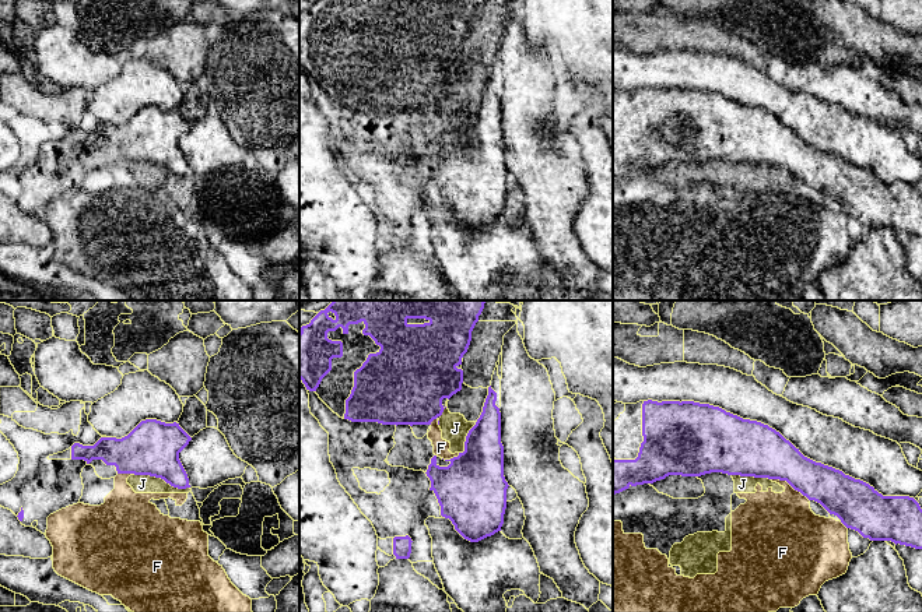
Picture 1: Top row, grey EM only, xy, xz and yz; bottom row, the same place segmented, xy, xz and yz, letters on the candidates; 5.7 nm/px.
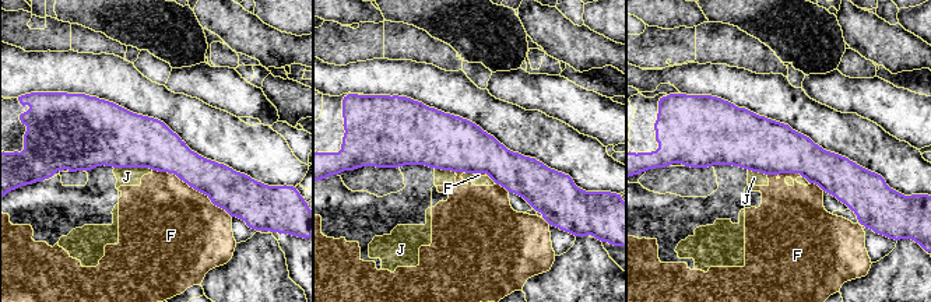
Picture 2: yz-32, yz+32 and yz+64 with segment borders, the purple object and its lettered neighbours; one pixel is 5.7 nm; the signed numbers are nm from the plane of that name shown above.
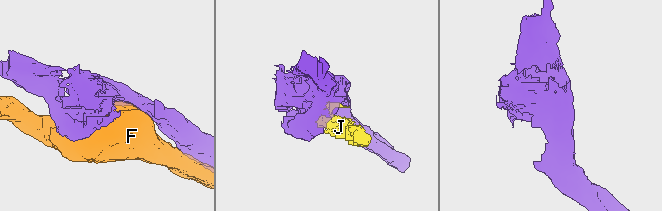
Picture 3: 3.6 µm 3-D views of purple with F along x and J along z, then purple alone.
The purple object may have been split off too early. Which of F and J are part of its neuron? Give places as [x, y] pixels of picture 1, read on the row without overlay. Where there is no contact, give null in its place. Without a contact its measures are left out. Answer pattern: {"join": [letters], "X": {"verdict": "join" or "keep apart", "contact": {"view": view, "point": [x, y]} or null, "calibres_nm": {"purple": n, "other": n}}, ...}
{"join": [], "F": {"verdict": "keep apart", "contact": {"view": "yz", "point": [791, 172]}, "calibres_nm": {"purple": 280, "other": 400}}, "J": {"verdict": "keep apart", "contact": {"view": "xy", "point": [162, 165]}, "calibres_nm": {"purple": 320, "other": 110}}}

